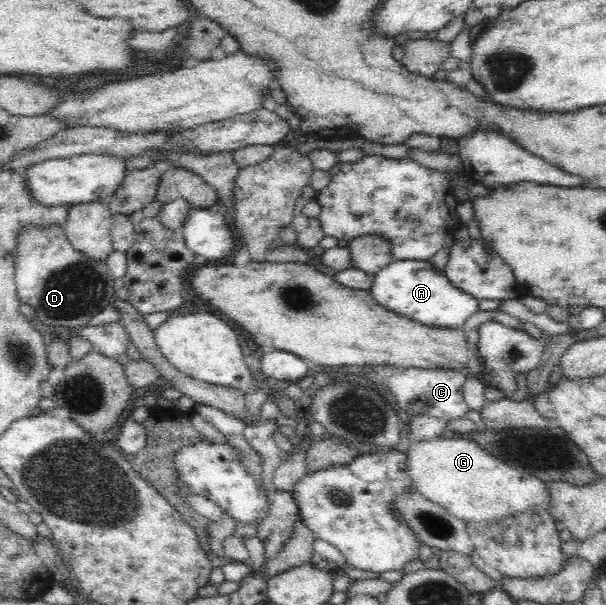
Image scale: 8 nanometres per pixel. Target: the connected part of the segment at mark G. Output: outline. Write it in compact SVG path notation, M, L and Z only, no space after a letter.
M452 435L446 438L436 436L429 441L410 443L406 456L406 472L414 490L465 522L499 522L509 515L517 515L523 511L549 512L551 507L551 492L545 481L535 475L521 475L517 467L497 459L495 455L489 455L472 439Z

